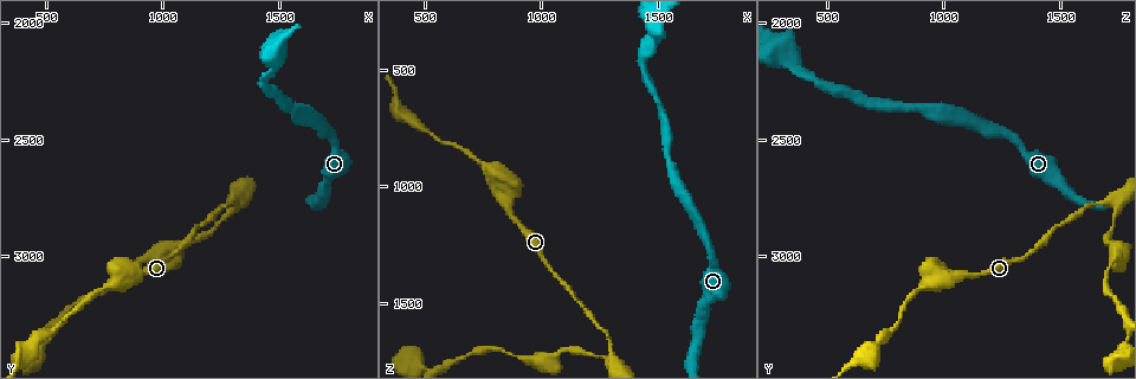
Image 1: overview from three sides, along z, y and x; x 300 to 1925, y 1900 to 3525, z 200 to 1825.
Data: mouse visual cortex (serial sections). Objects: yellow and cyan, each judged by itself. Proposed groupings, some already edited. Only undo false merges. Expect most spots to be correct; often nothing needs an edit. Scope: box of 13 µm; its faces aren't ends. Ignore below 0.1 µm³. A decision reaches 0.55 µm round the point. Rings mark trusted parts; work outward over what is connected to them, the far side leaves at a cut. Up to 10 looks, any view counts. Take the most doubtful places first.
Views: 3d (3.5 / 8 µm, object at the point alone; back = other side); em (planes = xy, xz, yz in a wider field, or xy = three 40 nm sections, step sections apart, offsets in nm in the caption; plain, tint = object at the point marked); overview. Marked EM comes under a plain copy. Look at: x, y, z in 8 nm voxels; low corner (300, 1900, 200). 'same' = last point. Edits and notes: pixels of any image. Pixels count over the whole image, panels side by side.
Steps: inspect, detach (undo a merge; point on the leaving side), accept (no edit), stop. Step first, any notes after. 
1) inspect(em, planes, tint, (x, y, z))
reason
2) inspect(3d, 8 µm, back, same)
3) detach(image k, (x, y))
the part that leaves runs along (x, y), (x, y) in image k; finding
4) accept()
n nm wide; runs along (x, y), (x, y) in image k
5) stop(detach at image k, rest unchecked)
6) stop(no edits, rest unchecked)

inspect(3d, 3.5 µm, (1310, 2780, 1740))
abrupt turn

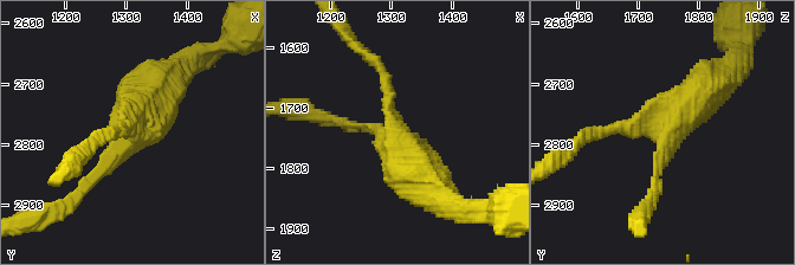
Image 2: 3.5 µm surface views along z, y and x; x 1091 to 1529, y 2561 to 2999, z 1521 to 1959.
accept()
3 arms; runs along (594, 135), (654, 124), (654, 189) in image 2; all the same cell

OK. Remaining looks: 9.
inspect(3d, 8 µm, (860, 3050, 1720))

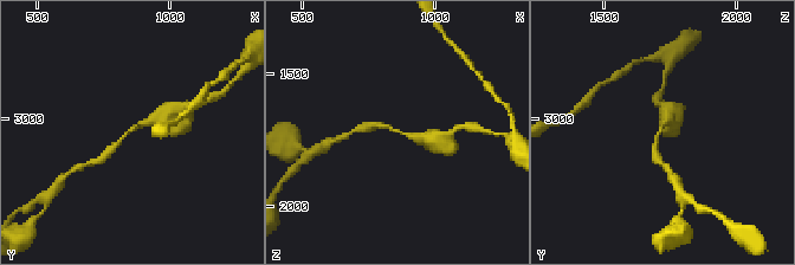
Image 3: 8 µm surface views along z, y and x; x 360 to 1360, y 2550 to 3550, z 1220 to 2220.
inspect(em, xy, step 3, tint, (850, 3040, 1710))
arms of 200, 350 nm

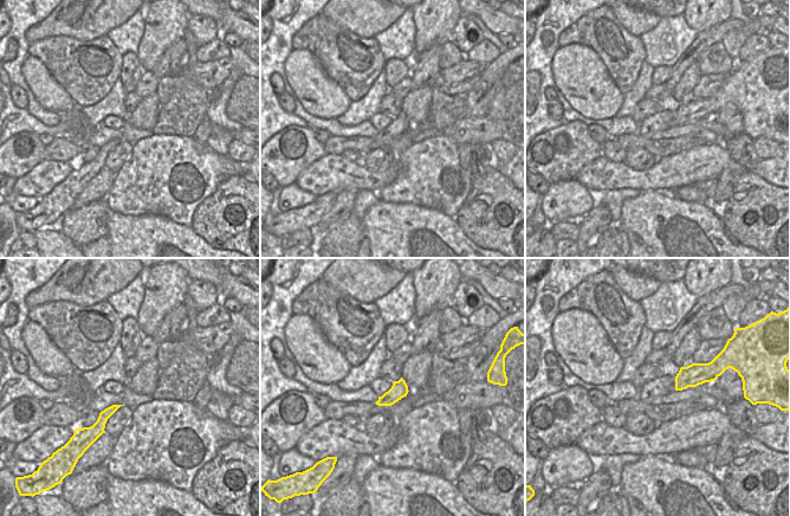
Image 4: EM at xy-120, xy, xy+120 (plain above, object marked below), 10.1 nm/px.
accept()
170 nm wide; runs along (161, 121), (135, 127), (105, 155) in image 3; one cell here

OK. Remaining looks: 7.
inspect(3d, 3.5 µm, (770, 3120, 920))
thick turns thin

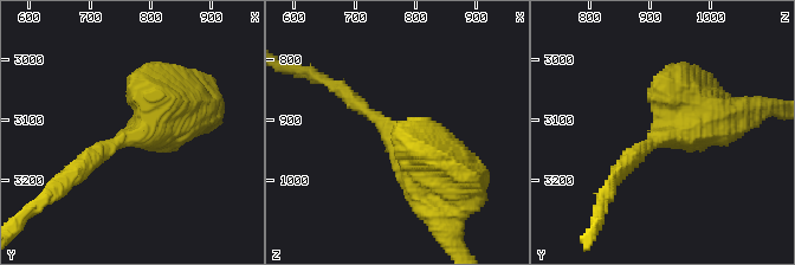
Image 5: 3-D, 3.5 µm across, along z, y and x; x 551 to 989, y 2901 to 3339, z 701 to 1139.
inspect(em, xy, step 2, tint, (775, 3125, 920))
shape alone is not enough

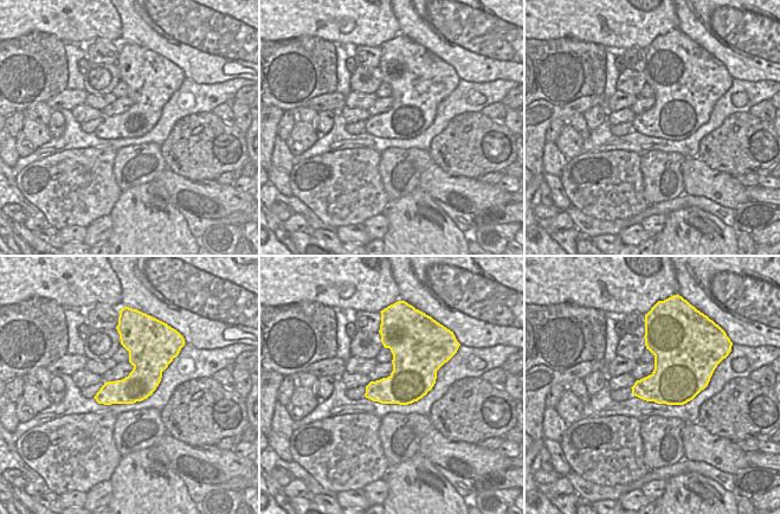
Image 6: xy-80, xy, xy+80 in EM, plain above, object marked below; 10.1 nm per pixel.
accept()
runs along (434, 200), (415, 146), (343, 91) in image 5; one cell here

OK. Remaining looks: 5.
inspect(3d, 3.5 µm, (1500, 2170, 330))
thick turns thin

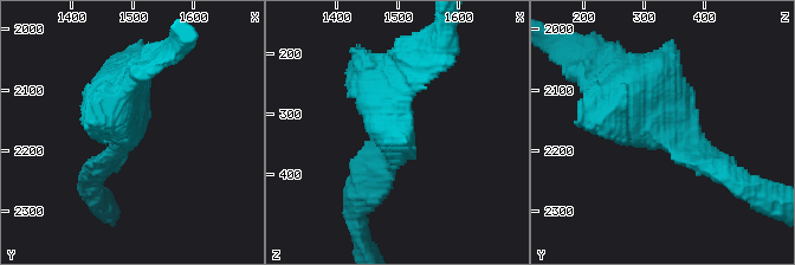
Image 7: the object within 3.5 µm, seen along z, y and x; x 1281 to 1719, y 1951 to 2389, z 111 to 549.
inspect(em, xy, step 5, tint, same)
4 arms; arms of 250, 500, 500, 600 nm; shape alone is not enough

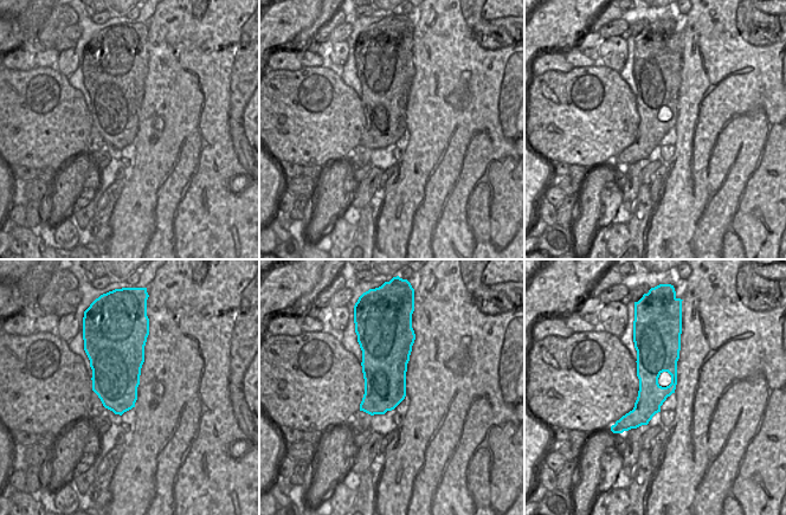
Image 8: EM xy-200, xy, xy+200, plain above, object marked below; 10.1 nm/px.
accept()
all the same cell

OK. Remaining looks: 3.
stop(no edits, rest unchecked)

